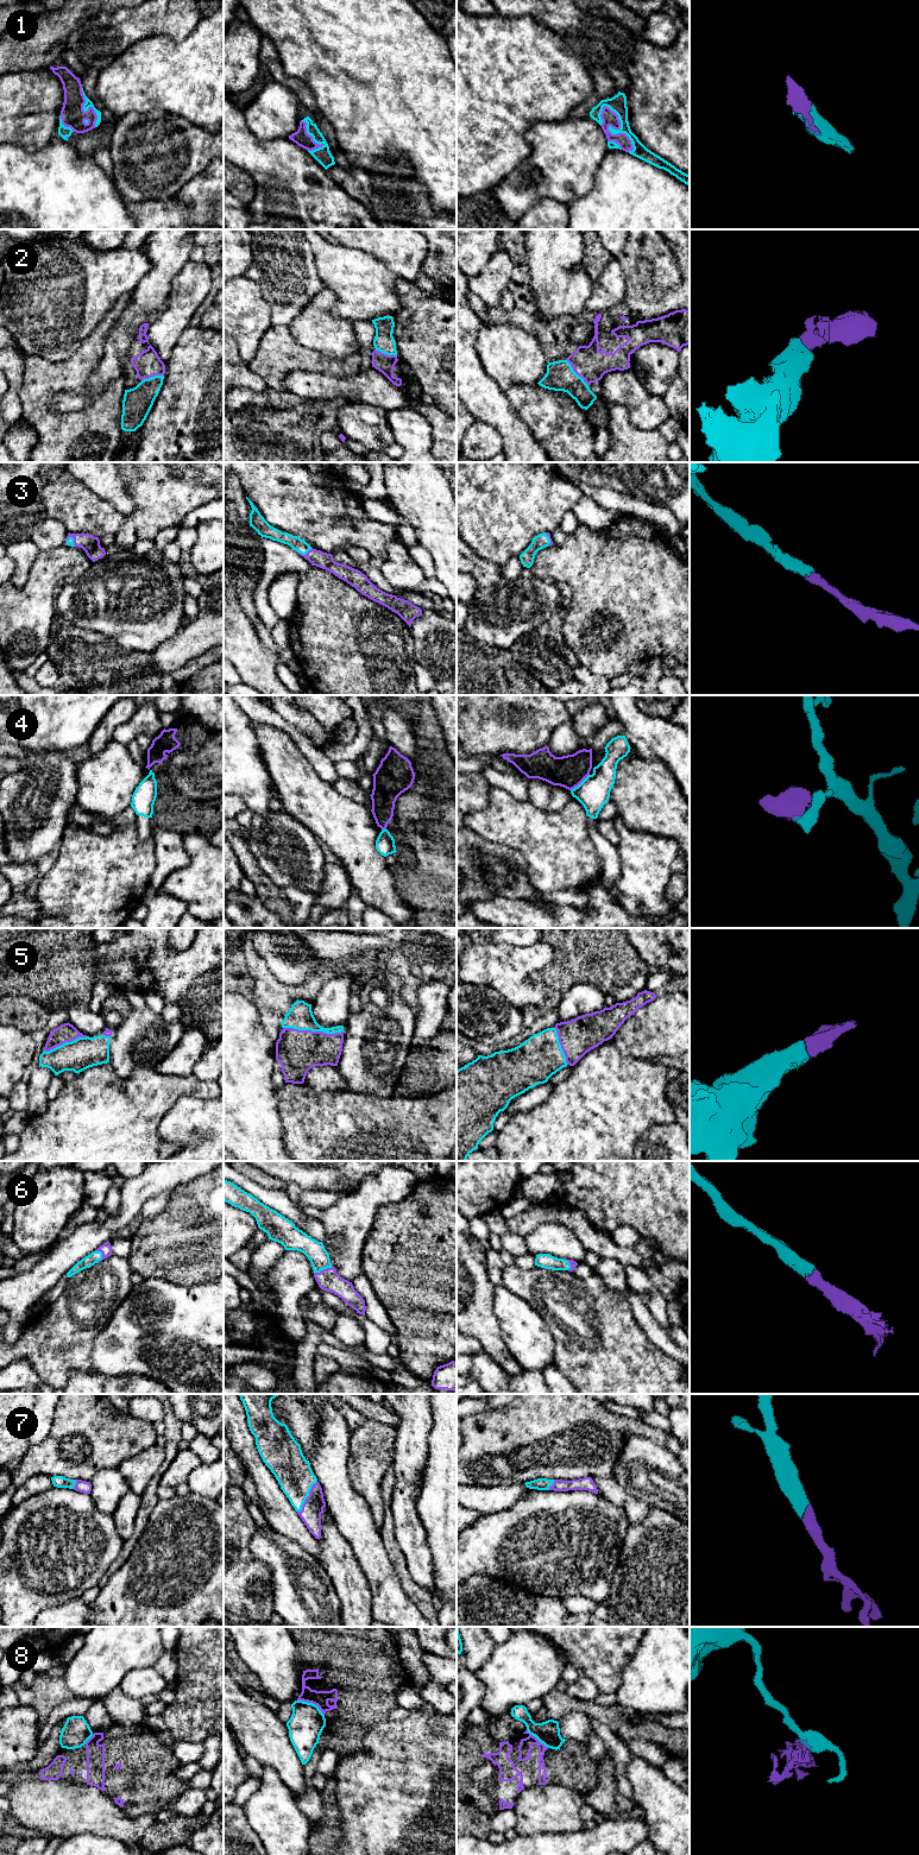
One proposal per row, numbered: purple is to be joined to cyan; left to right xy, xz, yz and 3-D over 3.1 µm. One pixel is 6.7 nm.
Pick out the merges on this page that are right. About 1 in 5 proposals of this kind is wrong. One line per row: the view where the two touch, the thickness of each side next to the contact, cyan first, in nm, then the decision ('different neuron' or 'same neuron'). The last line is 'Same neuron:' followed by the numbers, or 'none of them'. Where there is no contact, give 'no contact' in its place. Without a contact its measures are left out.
1: contact in yz; calibres 120 and 100 nm; same neuron
2: contact in yz; calibres 190 and 220 nm; same neuron
3: contact in xz; calibres 90 and 110 nm; same neuron
4: contact in yz; calibres 220 and 220 nm; different neuron
5: contact in xz; calibres 170 and 280 nm; same neuron
6: contact in xz; calibres 140 and 150 nm; same neuron
7: contact in xz; calibres 240 and 140 nm; same neuron
8: contact in xz; calibres 240 and 110 nm; different neuron
Same neuron: 1, 2, 3, 5, 6, 7

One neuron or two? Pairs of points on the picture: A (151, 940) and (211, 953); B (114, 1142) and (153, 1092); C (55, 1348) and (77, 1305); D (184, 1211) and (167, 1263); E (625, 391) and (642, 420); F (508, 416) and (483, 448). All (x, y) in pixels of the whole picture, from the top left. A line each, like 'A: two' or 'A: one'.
A: one
B: one
C: one
D: one
E: one
F: two

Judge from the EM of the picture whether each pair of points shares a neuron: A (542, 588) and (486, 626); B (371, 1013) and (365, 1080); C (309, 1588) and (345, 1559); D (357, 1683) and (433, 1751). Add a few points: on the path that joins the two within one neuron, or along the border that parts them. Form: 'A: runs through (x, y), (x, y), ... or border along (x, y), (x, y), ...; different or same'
A: runs through (524, 599), (499, 599), (490, 609); same
B: runs through (372, 1029), (375, 1049), (369, 1064); same
C: border along (319, 1563), (331, 1579), (339, 1598); different
D: border along (388, 1720), (375, 1723), (364, 1735); different

